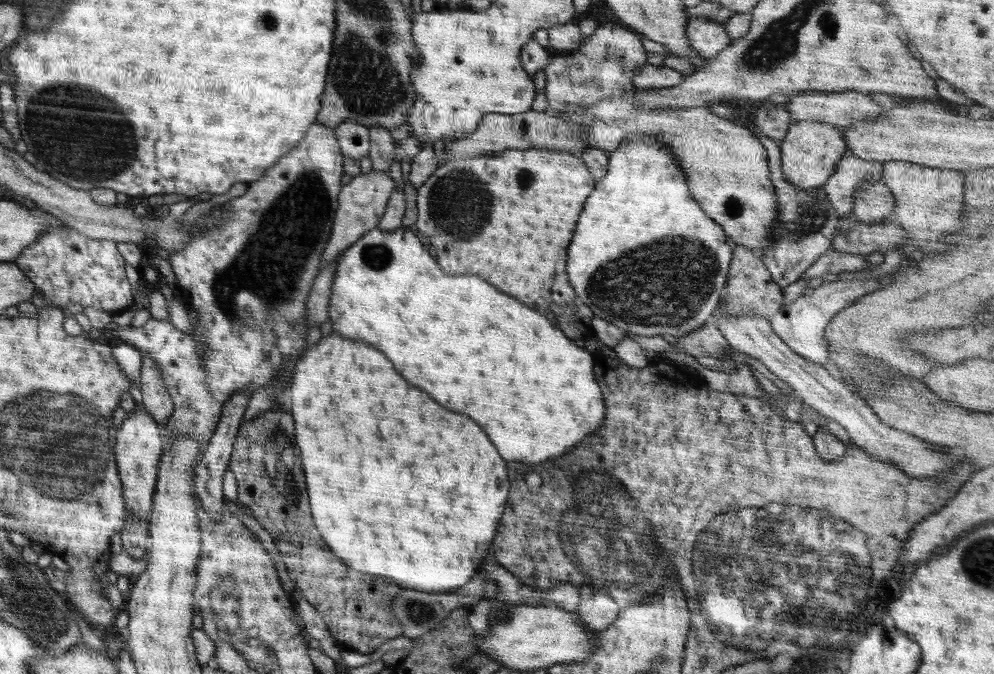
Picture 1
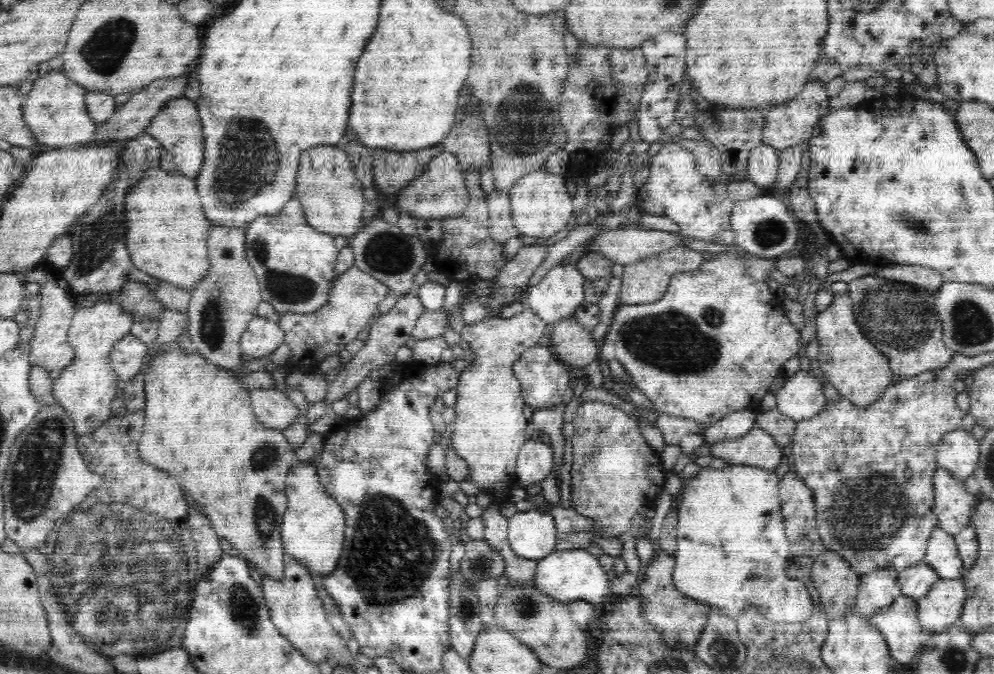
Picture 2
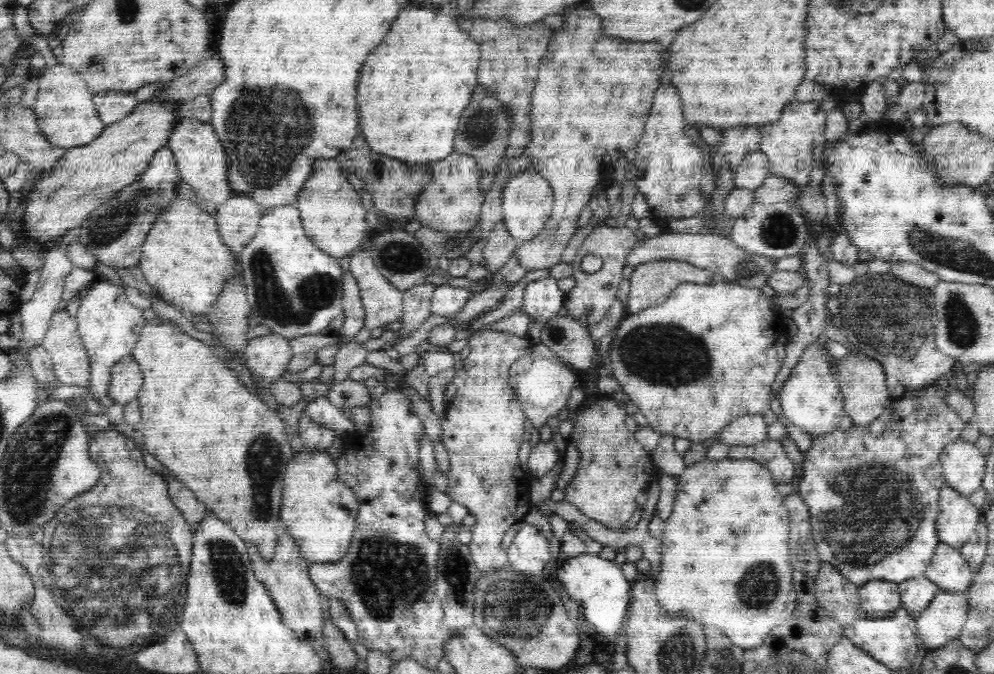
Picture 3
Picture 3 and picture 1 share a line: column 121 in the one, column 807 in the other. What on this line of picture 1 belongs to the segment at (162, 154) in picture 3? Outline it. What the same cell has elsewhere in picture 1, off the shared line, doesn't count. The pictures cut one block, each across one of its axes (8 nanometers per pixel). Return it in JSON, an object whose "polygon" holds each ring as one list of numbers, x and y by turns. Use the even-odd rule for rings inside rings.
{"polygon":[[756,124,753,126,753,134,765,147,768,156,770,182,772,182,774,192,776,192,776,221,771,230,771,244,763,250,760,260,768,270,772,280,781,289,784,289,792,282,800,279,802,274,816,260,819,260,819,256,831,250,832,236,836,231,839,216,833,210,832,203,829,202,828,196,823,190,796,188,793,183,784,180,780,142,766,138,760,132,760,128,756,127]]}

